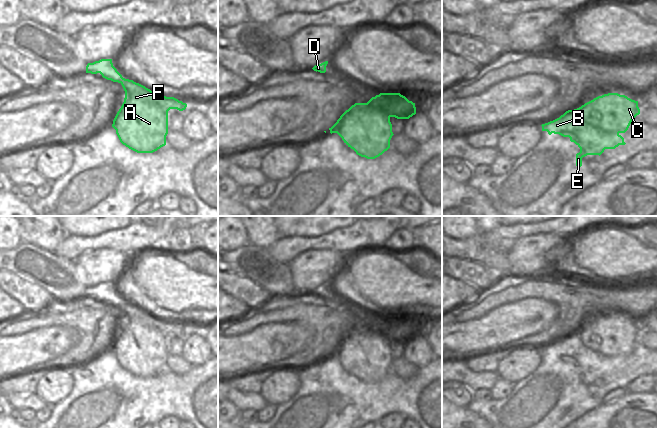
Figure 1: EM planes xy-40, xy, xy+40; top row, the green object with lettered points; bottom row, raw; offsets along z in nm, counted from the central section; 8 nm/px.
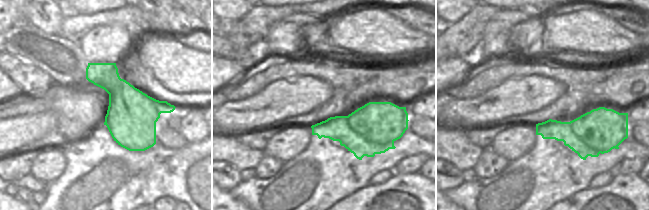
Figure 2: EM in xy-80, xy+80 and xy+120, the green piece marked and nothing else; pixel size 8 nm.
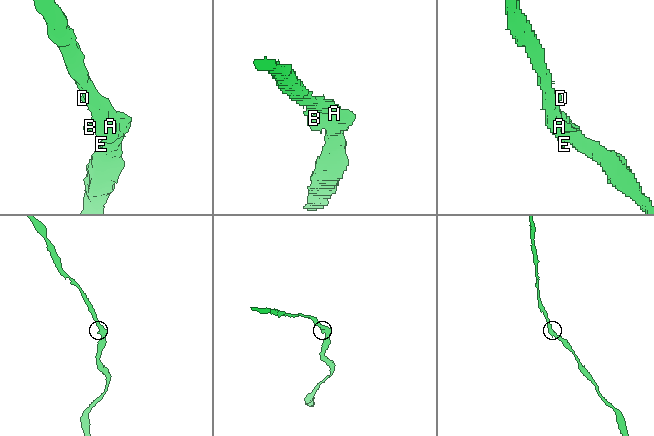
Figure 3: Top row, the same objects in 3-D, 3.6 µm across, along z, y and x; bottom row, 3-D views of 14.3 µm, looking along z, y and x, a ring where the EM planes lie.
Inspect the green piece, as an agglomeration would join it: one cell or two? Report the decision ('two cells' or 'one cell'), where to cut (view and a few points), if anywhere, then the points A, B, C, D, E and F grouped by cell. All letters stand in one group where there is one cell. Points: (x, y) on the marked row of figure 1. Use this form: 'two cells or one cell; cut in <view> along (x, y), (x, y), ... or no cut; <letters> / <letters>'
one cell; no cut; A B C D E F

